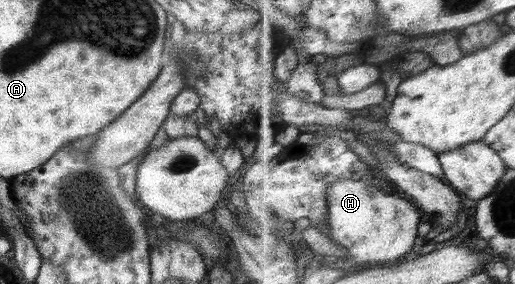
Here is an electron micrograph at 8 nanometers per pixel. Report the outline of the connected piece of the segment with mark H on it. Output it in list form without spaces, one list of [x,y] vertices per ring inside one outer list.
[[[339,180],[329,191],[329,206],[330,229],[327,236],[347,248],[356,262],[395,262],[409,254],[417,244],[423,213],[408,196],[383,192],[381,188],[365,184],[363,180]]]

